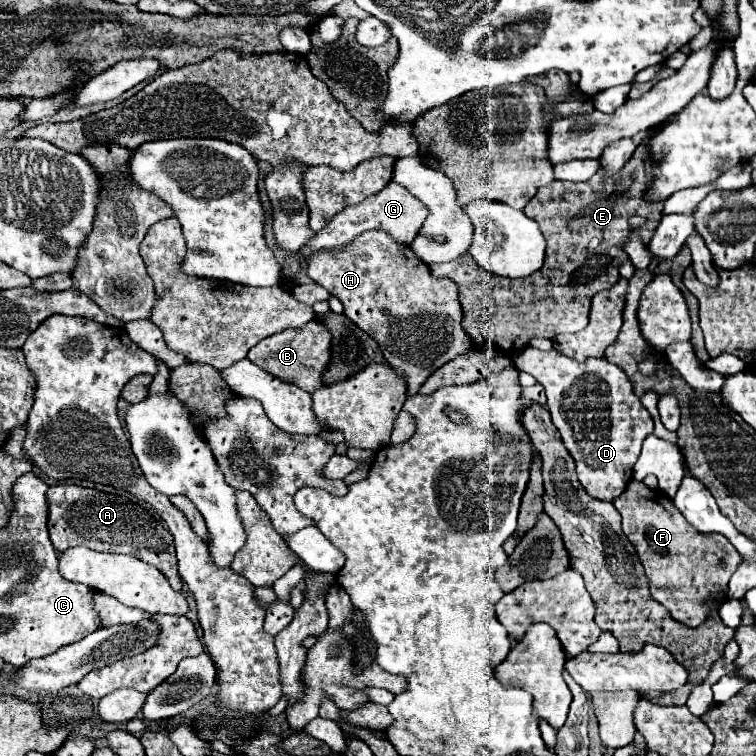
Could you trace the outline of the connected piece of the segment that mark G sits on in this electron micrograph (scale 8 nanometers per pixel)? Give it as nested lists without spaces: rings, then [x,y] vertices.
[[[389,181],[379,193],[367,197],[365,201],[357,203],[357,205],[349,205],[343,211],[339,211],[321,231],[317,231],[295,255],[287,255],[281,263],[281,281],[293,281],[297,273],[301,273],[303,263],[307,263],[307,259],[311,259],[313,253],[323,253],[323,251],[333,251],[333,249],[343,249],[347,245],[351,245],[351,241],[365,233],[365,231],[385,231],[387,235],[391,235],[393,241],[409,245],[413,241],[413,237],[417,235],[417,231],[421,229],[423,221],[427,219],[429,209],[423,205],[423,201],[417,201],[415,195],[411,195],[407,189],[403,189],[399,183]]]

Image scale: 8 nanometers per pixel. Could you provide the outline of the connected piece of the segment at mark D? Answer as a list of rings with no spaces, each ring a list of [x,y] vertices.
[[[525,347],[515,355],[515,367],[531,373],[547,393],[547,407],[553,425],[559,429],[565,447],[577,465],[577,477],[593,499],[613,501],[633,477],[633,465],[641,453],[641,443],[653,433],[653,419],[633,395],[627,375],[605,359],[577,363],[551,351]]]

